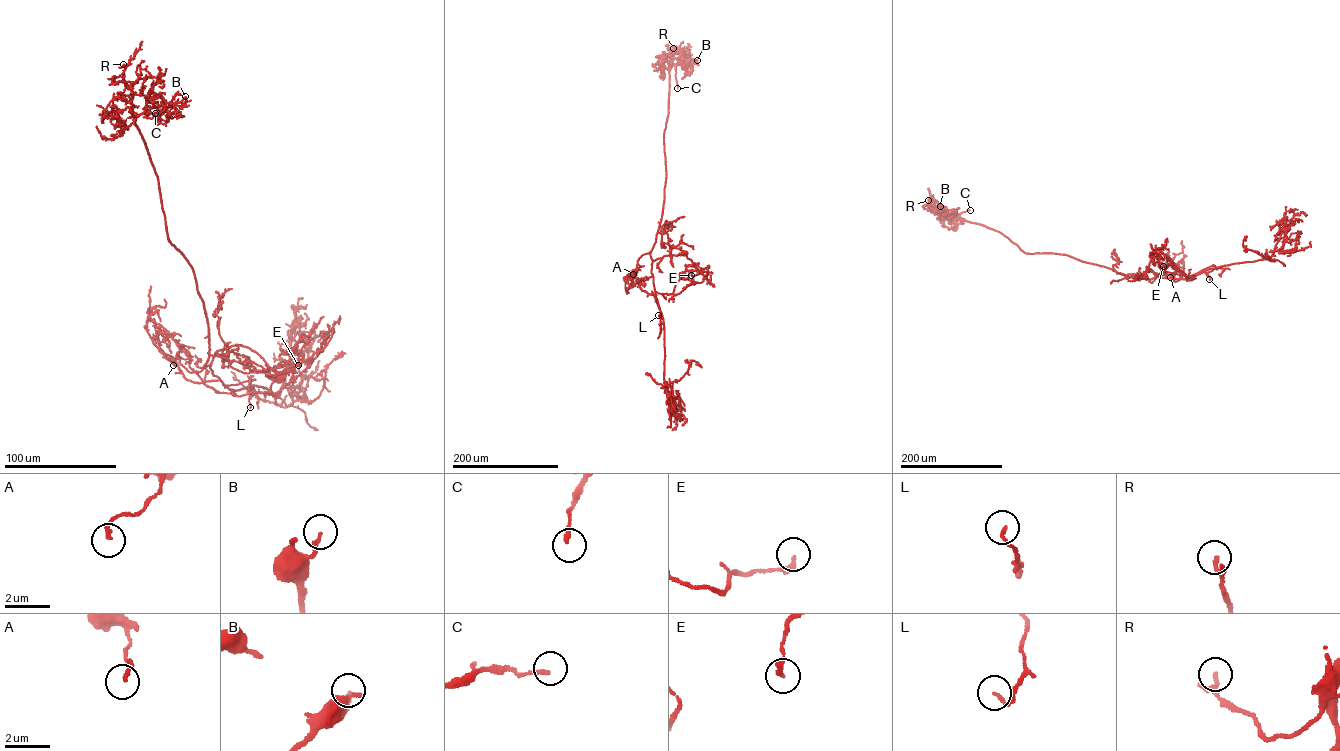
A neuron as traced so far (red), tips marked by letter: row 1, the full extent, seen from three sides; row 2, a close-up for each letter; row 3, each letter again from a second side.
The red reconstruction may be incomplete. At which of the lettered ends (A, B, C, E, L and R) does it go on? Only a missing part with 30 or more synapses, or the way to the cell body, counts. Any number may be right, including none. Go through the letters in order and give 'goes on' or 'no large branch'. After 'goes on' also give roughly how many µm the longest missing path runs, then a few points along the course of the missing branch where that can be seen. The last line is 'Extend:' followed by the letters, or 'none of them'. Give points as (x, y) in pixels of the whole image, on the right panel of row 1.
A: no large branch
B: no large branch
C: no large branch
E: no large branch
L: no large branch
R: no large branch
Extend: none of them

